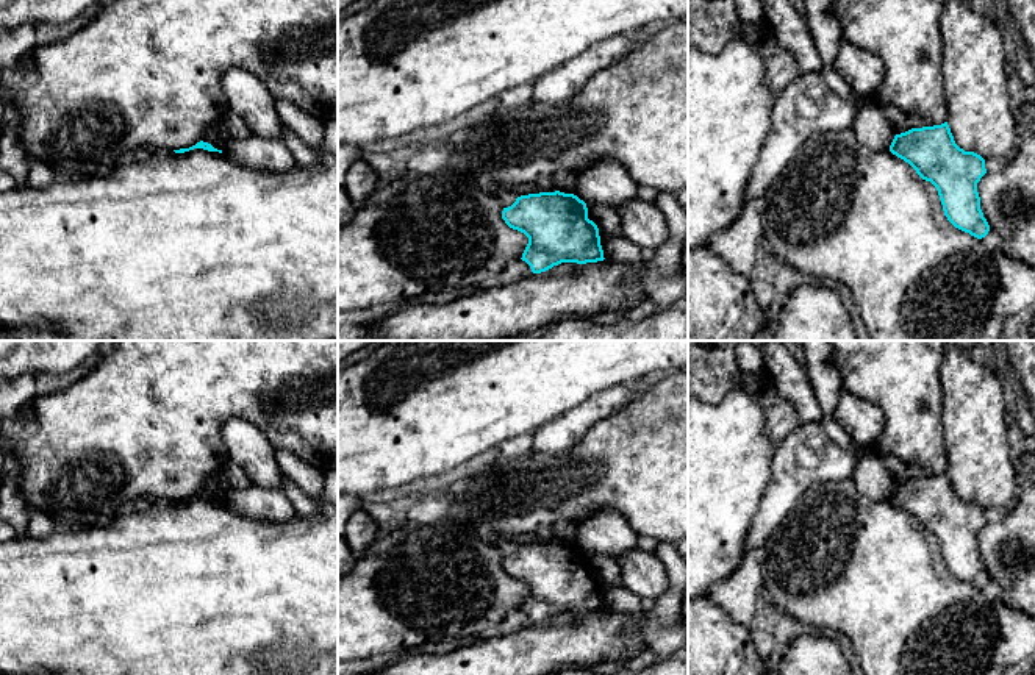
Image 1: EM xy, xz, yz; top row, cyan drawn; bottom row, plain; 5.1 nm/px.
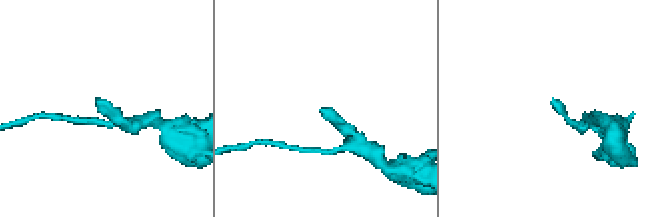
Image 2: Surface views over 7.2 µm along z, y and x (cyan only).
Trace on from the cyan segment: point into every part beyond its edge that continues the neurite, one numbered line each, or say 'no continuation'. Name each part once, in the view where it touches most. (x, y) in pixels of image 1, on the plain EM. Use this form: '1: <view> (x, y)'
no continuation

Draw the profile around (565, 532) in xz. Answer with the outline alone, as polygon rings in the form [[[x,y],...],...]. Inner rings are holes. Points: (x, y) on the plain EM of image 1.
[[[561,520],[555,525],[555,539],[564,544],[574,544],[577,530],[577,523]]]

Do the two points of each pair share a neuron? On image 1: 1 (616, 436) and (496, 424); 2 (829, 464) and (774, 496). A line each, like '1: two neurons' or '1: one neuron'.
1: two neurons
2: one neuron

